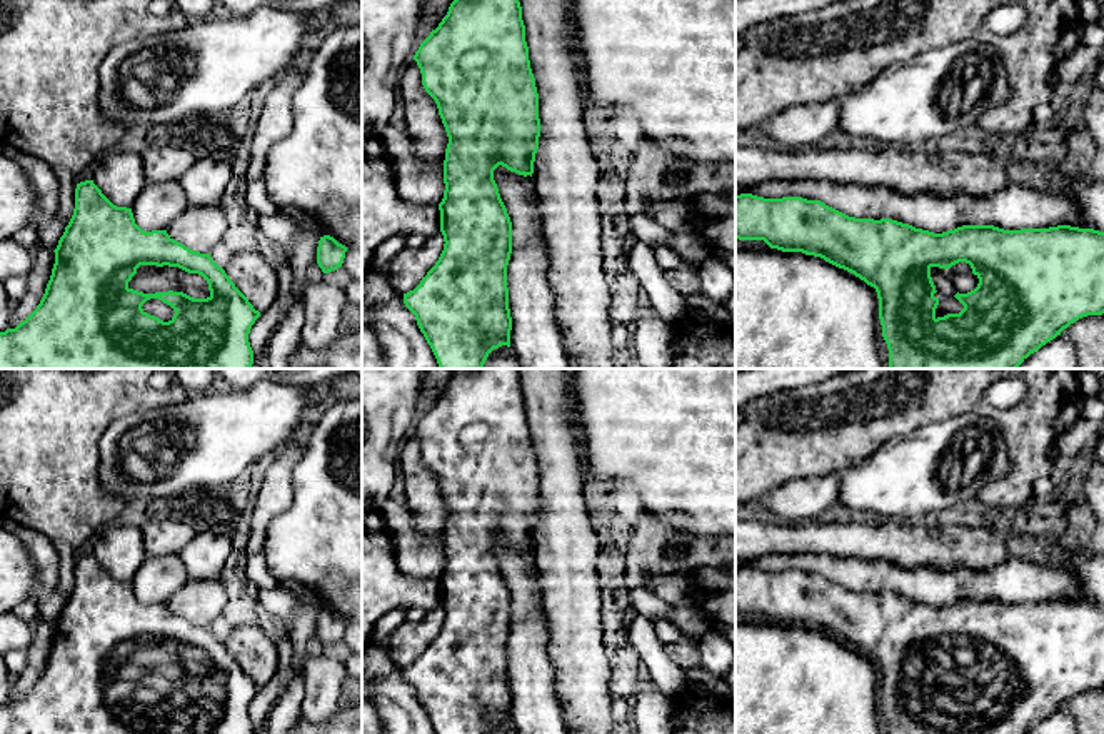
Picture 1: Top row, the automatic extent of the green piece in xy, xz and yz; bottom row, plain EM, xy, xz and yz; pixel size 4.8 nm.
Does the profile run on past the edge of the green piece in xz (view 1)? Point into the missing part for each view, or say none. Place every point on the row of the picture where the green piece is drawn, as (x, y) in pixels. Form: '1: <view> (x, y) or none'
1: none

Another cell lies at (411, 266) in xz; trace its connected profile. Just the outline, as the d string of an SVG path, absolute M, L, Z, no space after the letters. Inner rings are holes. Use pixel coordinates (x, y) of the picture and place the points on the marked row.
M437 234L425 237L425 242L417 249L404 249L385 269L390 285L407 294L414 290L427 272L435 265L444 250L444 235Z

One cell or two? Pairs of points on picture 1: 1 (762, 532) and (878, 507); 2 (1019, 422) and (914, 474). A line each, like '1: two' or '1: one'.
1: two
2: two

